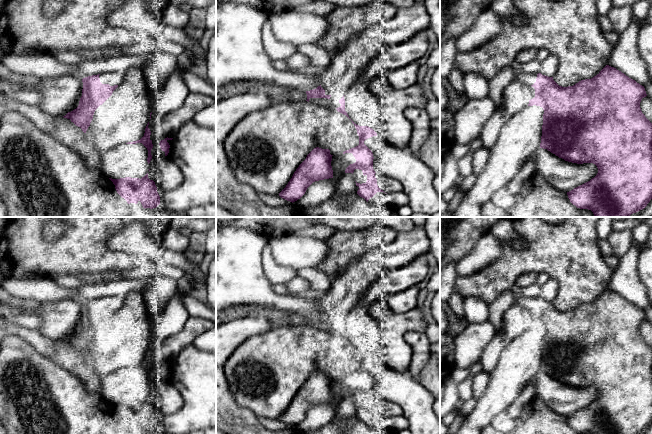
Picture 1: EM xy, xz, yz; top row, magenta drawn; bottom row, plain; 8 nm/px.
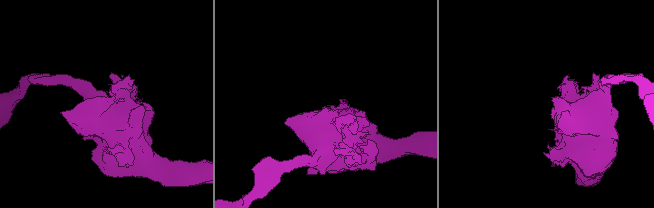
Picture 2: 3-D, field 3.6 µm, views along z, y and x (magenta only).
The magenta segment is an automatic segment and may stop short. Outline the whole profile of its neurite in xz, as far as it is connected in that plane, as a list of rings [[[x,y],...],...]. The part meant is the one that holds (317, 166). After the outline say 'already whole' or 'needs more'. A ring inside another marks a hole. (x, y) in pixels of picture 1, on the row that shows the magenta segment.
[[[314,148],[296,169],[279,196],[293,203],[305,194],[313,182],[333,178],[332,156],[329,149]]]; already whole

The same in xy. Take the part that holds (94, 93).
[[[102,73],[83,78],[82,96],[78,107],[63,117],[70,119],[86,133],[95,110],[112,95],[123,79],[122,73]]]; needs more

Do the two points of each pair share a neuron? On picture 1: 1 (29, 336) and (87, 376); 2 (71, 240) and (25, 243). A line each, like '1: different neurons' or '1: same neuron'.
1: same neuron
2: same neuron

